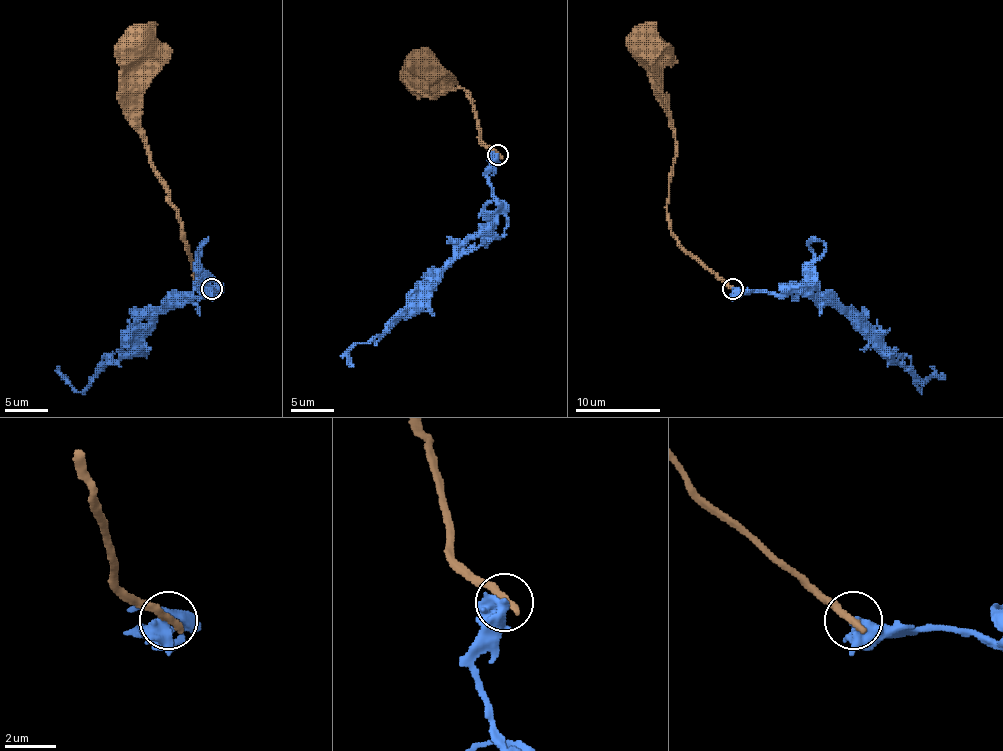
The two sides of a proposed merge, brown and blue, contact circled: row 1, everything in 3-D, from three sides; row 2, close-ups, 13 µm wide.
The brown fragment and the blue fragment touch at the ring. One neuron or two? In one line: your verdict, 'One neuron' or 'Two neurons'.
Two neurons

